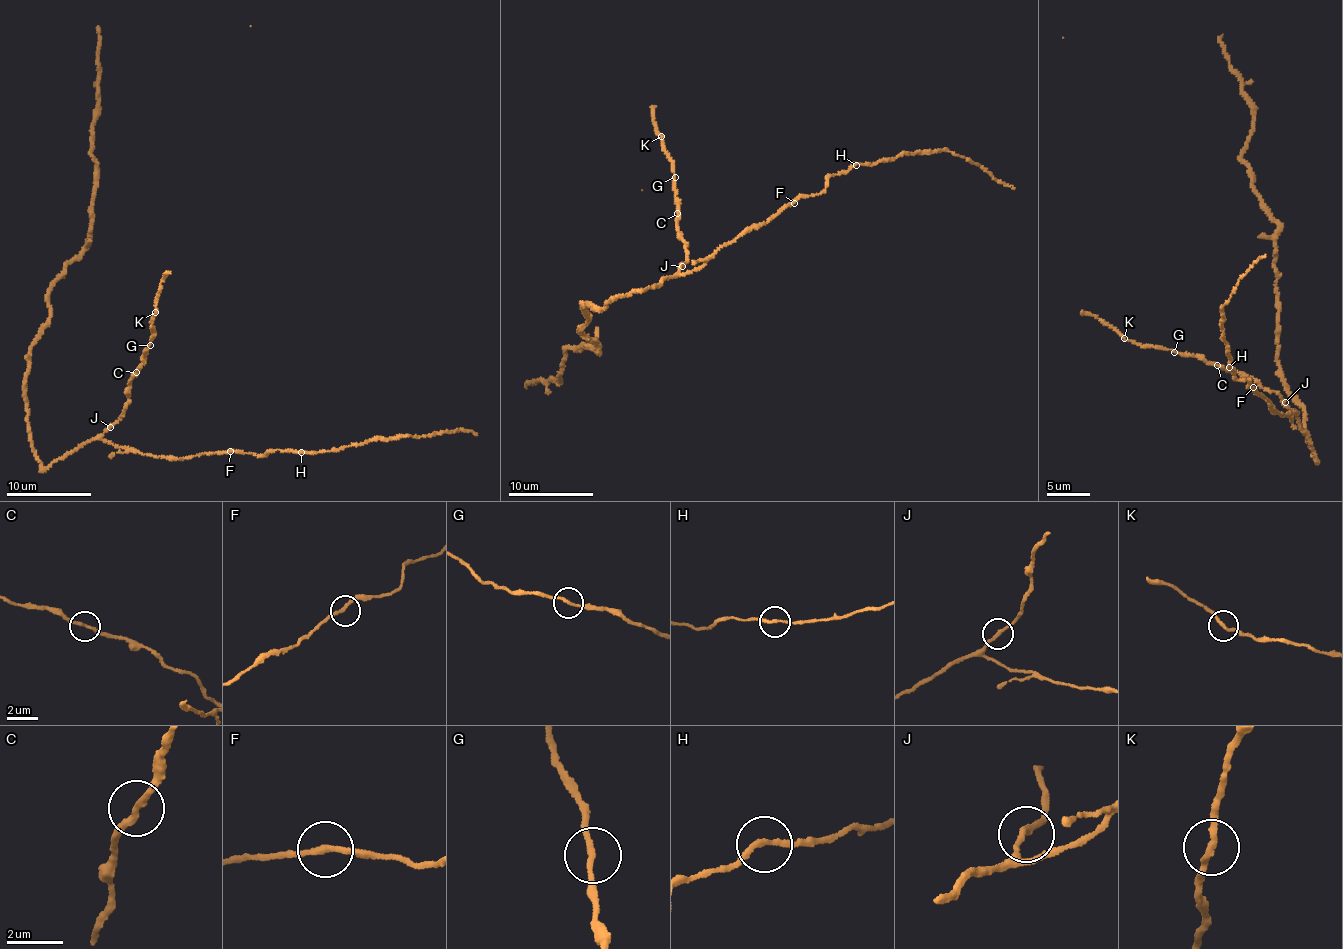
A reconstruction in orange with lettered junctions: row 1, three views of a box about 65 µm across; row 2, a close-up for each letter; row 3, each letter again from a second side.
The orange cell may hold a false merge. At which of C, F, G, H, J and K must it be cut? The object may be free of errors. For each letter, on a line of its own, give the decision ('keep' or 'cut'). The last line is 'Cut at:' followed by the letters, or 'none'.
C: keep
F: keep
G: keep
H: keep
J: keep
K: keep
Cut at: none

